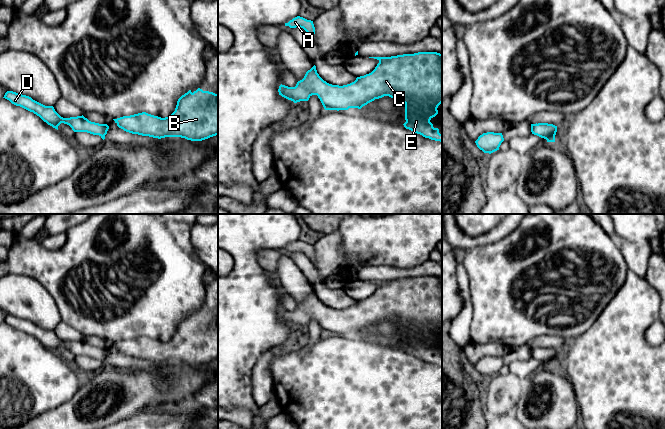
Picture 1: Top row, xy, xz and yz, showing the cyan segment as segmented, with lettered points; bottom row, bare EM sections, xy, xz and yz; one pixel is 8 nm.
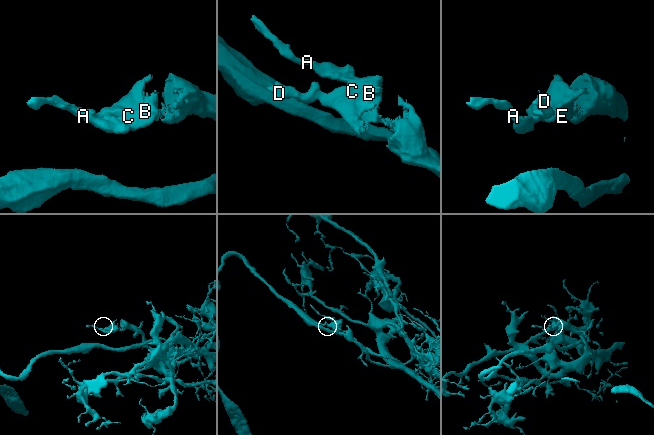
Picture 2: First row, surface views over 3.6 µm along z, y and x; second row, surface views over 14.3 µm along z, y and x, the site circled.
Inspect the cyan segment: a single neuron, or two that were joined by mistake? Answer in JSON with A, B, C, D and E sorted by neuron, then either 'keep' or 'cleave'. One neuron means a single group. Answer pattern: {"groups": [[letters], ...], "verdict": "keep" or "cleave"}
{"groups": [["A", "B", "C", "D", "E"]], "verdict": "keep"}

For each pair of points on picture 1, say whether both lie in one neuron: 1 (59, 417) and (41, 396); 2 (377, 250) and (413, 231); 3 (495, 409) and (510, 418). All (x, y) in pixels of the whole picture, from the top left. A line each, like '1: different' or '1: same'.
1: different
2: same
3: different

